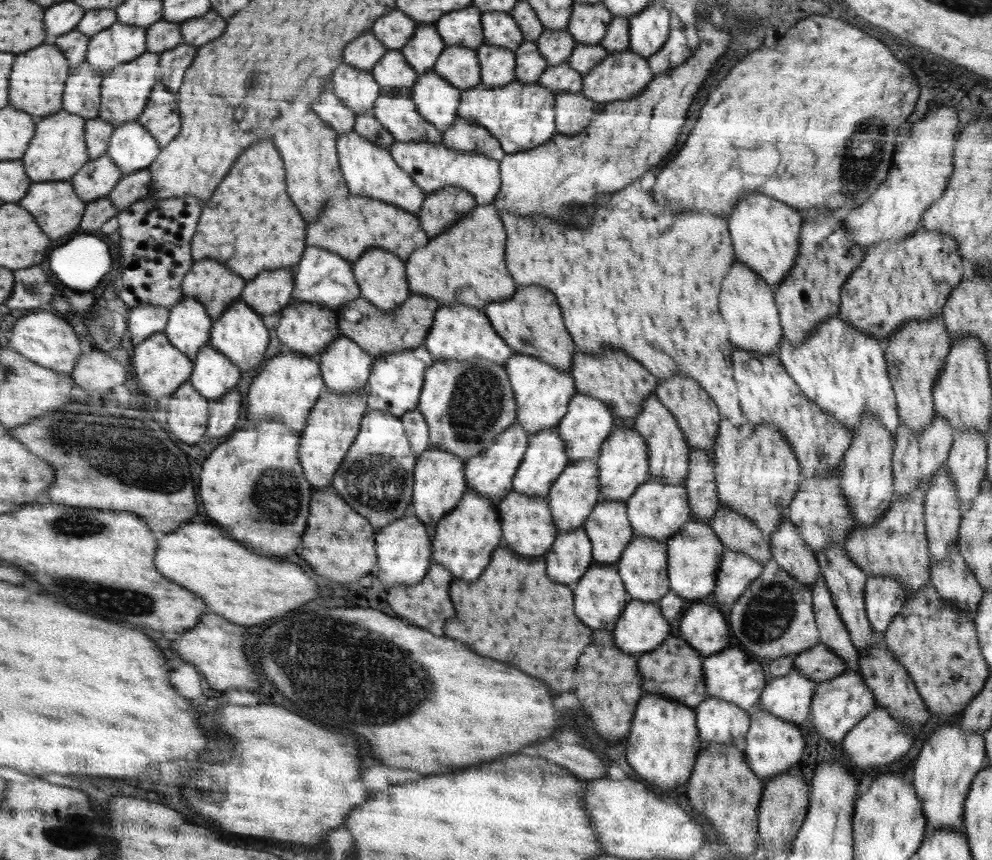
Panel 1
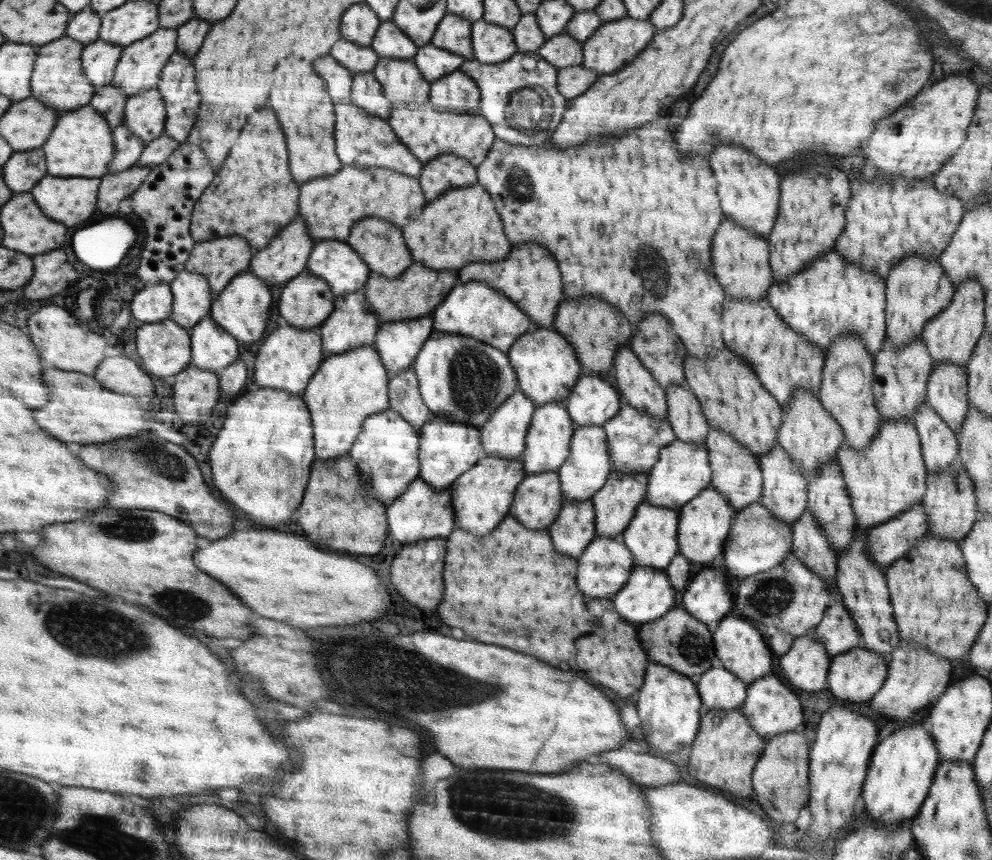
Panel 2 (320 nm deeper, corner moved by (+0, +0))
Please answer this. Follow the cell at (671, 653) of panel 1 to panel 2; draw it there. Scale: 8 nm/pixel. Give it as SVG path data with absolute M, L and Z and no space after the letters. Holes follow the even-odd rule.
M682 606L670 609L662 618L638 626L638 638L651 662L662 663L690 679L700 678L717 662L713 629L694 618Z

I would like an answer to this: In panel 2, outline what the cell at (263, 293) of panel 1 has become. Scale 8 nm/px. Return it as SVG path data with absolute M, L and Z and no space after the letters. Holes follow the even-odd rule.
M296 220L292 228L284 228L280 236L272 242L272 248L256 252L251 259L250 270L264 282L274 287L294 279L306 268L308 256L312 252L312 238L304 220Z

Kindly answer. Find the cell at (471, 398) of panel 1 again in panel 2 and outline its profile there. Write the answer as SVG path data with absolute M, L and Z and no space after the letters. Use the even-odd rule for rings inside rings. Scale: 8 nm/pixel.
M439 330L428 348L415 360L414 371L419 380L419 391L432 417L460 421L481 428L516 390L519 379L510 357L503 349L494 348L470 336L456 336Z

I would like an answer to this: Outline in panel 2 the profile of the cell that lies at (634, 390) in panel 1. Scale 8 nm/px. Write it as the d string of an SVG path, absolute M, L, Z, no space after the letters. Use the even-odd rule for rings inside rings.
M584 296L584 300L572 300L563 297L563 302L558 308L553 329L575 348L580 364L584 370L590 368L596 375L607 373L610 366L614 365L620 348L630 346L633 338L633 326L630 321L613 304L602 302L594 296Z

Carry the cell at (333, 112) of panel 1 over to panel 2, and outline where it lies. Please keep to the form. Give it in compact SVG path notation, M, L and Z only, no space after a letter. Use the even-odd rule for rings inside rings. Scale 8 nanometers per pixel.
M322 56L314 64L316 64L316 72L324 76L328 84L328 92L332 92L331 100L338 102L351 98L353 76L344 66L338 64L332 56Z

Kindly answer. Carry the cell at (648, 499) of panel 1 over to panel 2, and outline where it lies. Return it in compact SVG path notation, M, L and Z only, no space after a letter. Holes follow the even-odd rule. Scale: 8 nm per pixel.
M675 439L666 445L656 464L647 473L648 488L645 502L657 507L678 510L683 504L690 502L711 484L712 469L710 468L707 444L696 444Z

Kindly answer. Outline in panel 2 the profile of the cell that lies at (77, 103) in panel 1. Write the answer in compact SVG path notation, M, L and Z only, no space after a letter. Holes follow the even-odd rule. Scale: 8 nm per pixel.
M100 39L83 45L81 54L82 72L90 80L94 92L112 82L116 66L120 61L123 48L117 44Z

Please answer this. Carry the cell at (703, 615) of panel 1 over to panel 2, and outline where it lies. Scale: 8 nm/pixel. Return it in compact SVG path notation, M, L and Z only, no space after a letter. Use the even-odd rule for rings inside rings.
M713 566L705 567L697 576L690 579L683 593L682 608L712 629L732 608L734 594L730 592L728 581L726 581L727 575L725 571L716 570Z

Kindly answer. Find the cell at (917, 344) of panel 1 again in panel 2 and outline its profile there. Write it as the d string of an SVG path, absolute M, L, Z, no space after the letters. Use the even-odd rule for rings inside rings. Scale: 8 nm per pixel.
M907 256L895 264L885 278L886 285L886 342L894 349L906 348L920 335L924 325L950 304L955 288L945 274L939 258L925 259Z

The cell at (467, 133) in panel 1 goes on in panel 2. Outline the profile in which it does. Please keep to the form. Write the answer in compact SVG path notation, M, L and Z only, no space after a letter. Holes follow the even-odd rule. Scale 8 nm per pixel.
M459 70L446 76L446 78L440 78L438 82L430 82L430 103L434 104L437 109L452 111L455 113L466 113L475 115L479 112L480 104L480 92L476 82L462 74Z

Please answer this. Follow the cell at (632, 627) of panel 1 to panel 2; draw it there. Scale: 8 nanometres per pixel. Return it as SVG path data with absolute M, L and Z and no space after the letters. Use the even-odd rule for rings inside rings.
M635 567L630 580L612 600L619 615L638 628L673 609L675 592L665 570Z

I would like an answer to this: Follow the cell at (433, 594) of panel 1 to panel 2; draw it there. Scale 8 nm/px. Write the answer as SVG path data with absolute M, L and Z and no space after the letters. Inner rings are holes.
M439 539L420 540L419 543L407 544L392 563L392 584L396 590L406 598L410 604L422 610L434 610L444 594L443 568L446 566L447 540Z

